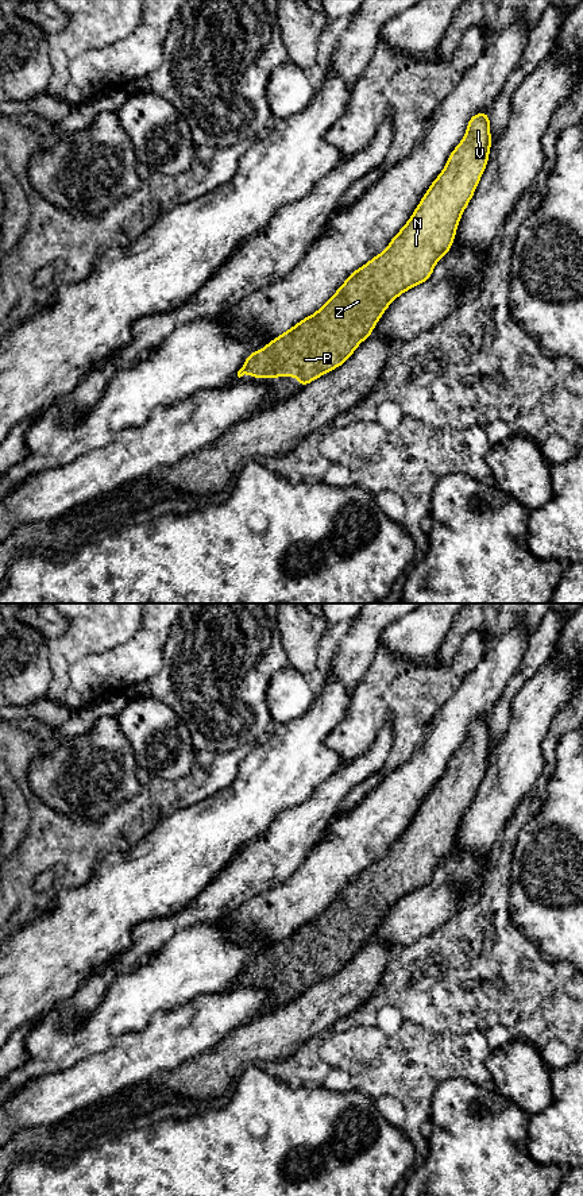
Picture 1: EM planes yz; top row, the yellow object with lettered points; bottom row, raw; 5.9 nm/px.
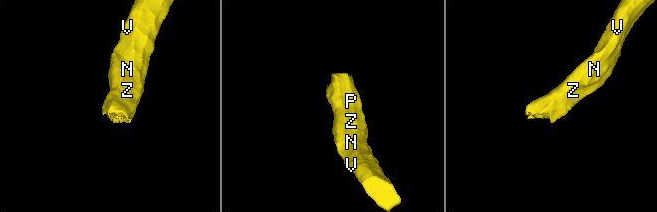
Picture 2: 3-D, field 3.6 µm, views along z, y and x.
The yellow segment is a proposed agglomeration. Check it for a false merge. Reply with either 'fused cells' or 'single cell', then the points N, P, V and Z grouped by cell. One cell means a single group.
single cell; N P V Z

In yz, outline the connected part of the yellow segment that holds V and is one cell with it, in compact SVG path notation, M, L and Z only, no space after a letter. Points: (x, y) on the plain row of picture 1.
M489 717L471 721L466 740L451 757L444 775L429 791L412 822L391 844L387 853L354 876L339 895L314 919L305 922L287 937L283 937L279 942L270 945L265 953L250 958L243 968L243 972L238 976L238 981L240 983L247 977L254 983L296 980L300 984L300 994L302 994L320 980L341 971L354 958L355 953L372 938L375 929L382 922L386 913L401 898L428 886L437 865L451 854L460 821L472 803L489 767L491 749Z

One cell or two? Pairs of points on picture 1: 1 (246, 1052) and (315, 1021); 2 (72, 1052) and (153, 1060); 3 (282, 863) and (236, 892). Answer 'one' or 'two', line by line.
1: one
2: two
3: one

